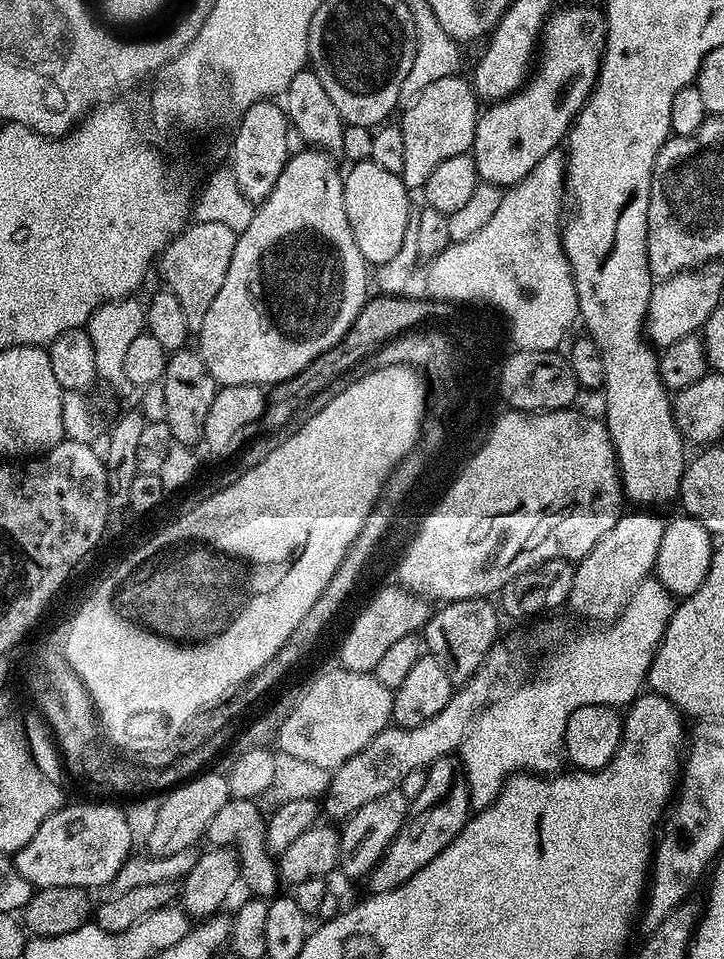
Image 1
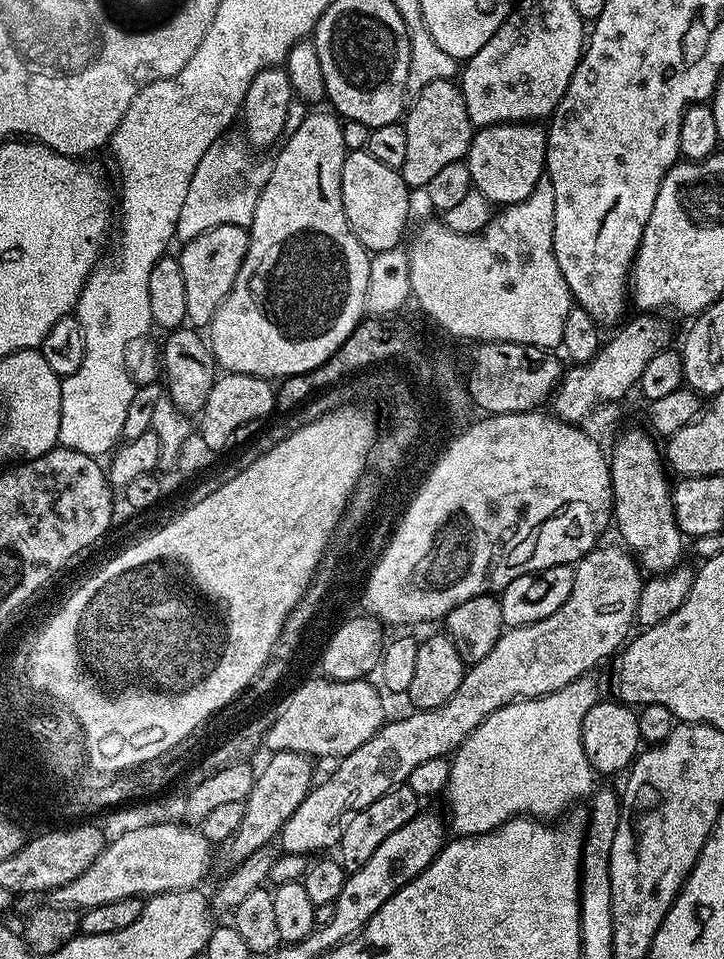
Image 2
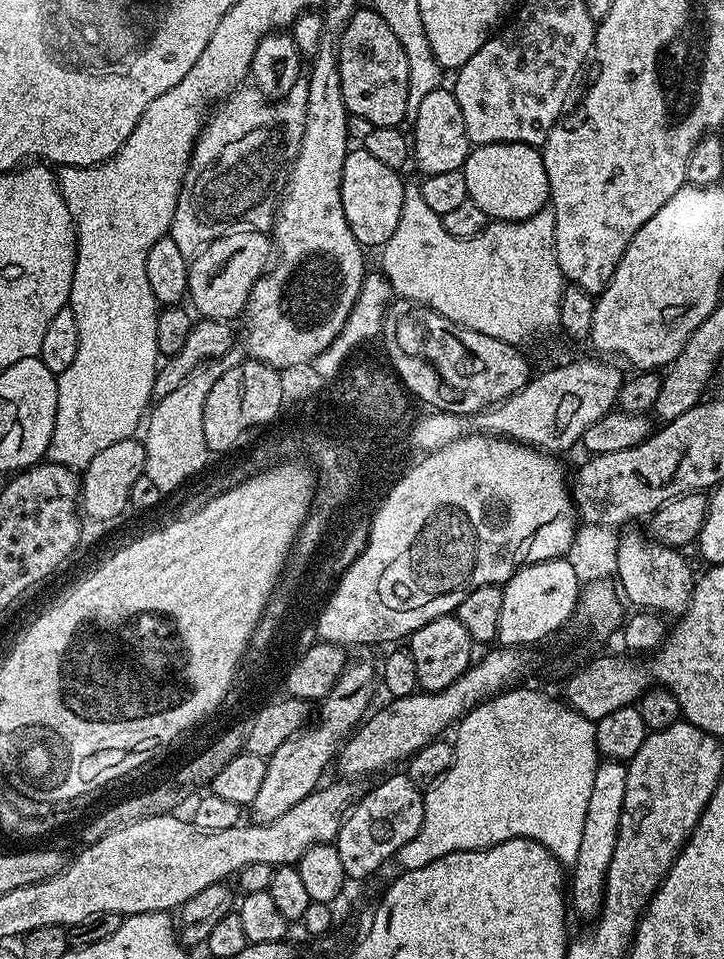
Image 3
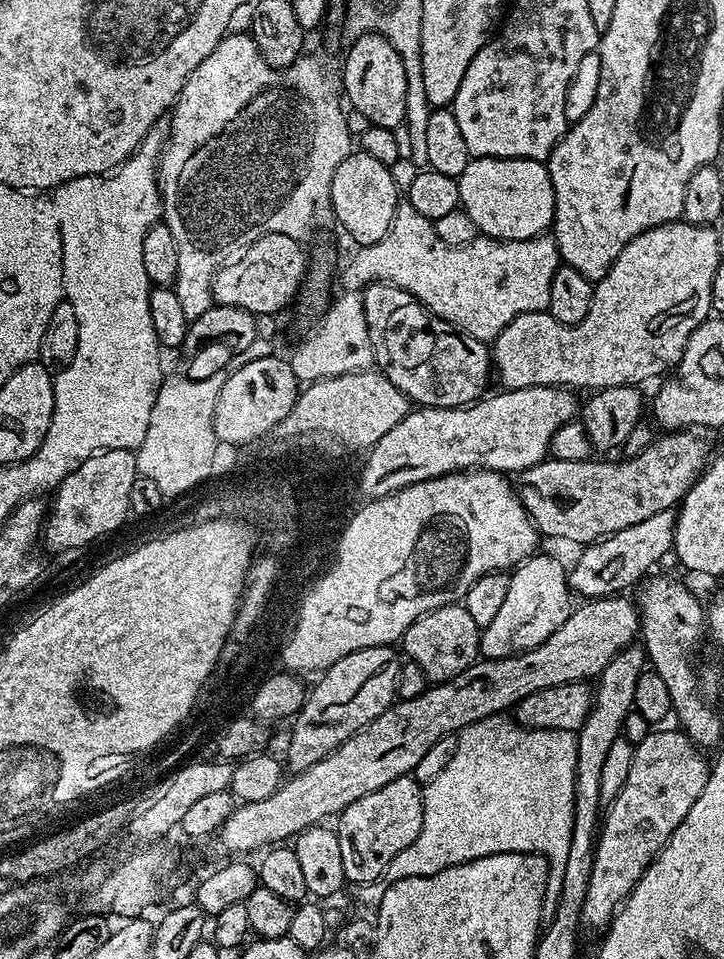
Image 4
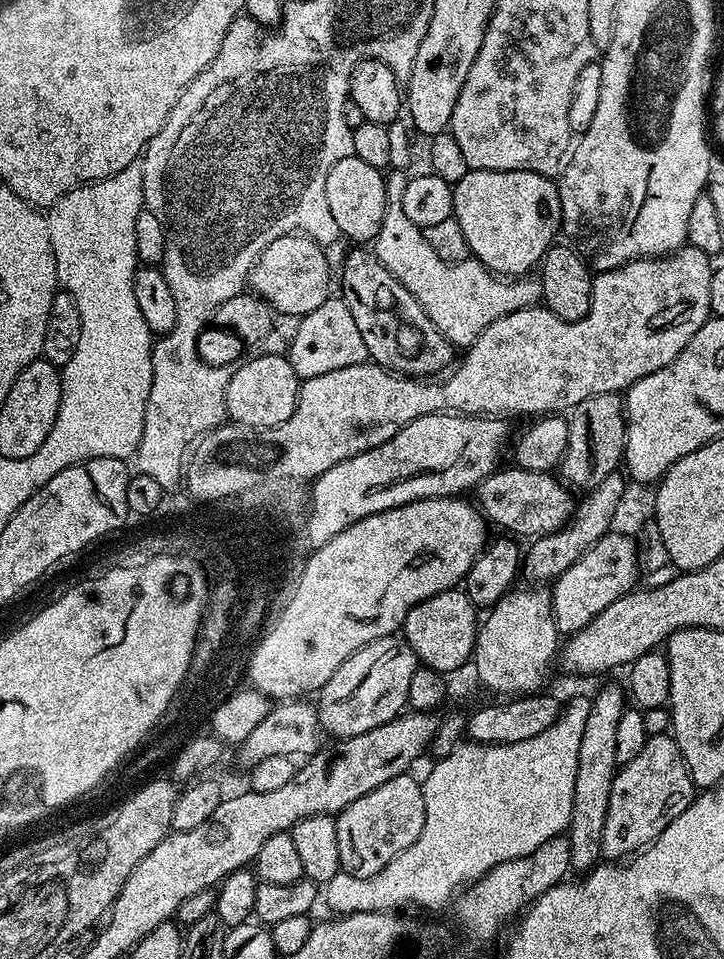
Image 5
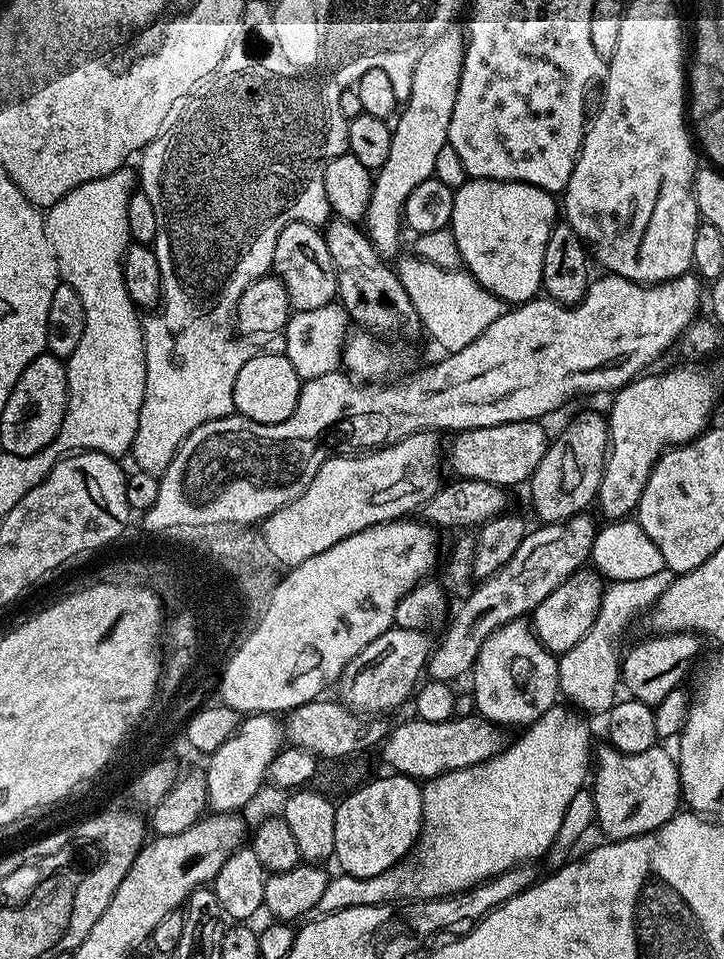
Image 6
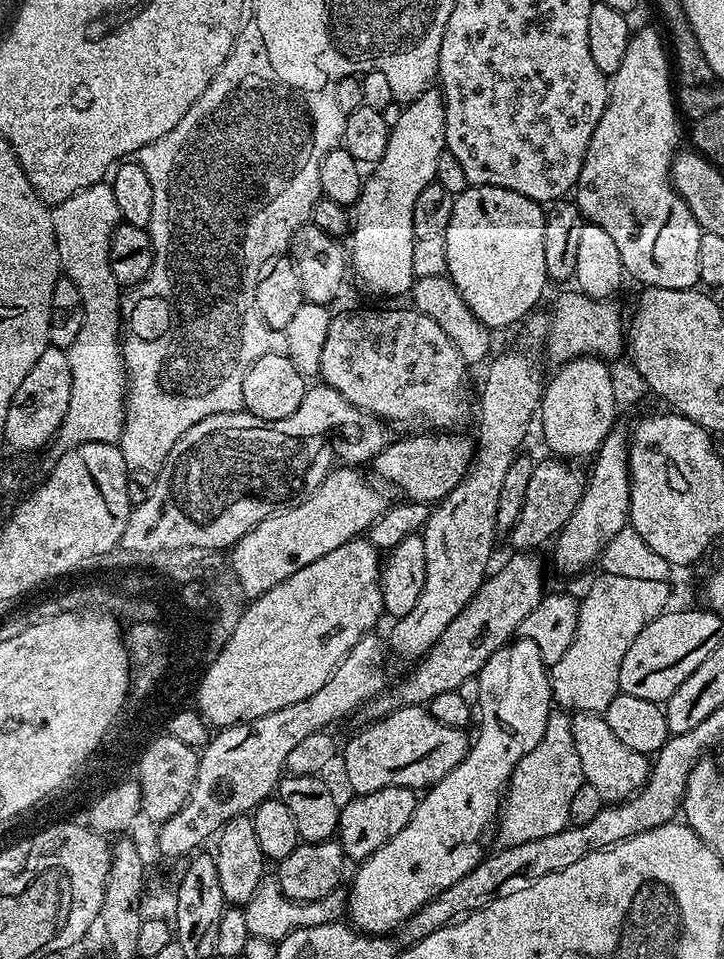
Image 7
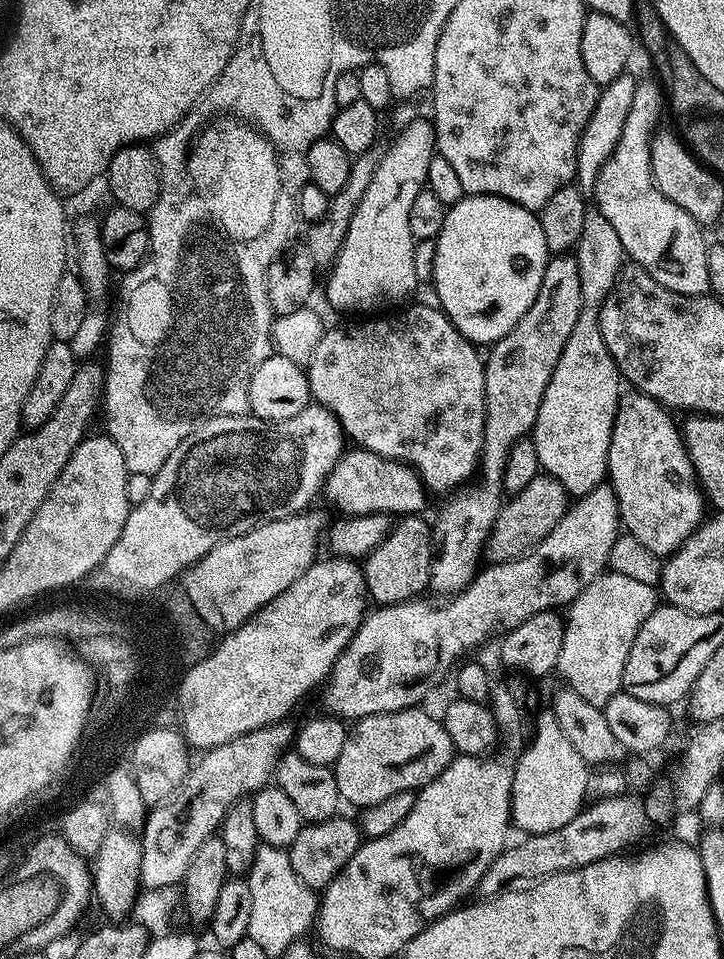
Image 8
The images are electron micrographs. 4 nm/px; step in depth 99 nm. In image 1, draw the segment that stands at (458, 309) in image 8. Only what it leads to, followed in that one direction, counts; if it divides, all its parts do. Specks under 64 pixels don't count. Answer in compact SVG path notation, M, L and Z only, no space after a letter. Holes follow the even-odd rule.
M580 4L573 8L559 8L544 21L542 35L538 40L541 56L536 76L529 75L523 87L505 96L503 100L489 103L476 121L476 137L470 155L476 163L476 174L481 181L499 186L517 184L538 162L542 162L542 158L546 158L546 154L557 151L567 137L572 121L592 93L592 87L596 85L600 59L604 57L605 17L601 9L599 12L596 8L583 8Z

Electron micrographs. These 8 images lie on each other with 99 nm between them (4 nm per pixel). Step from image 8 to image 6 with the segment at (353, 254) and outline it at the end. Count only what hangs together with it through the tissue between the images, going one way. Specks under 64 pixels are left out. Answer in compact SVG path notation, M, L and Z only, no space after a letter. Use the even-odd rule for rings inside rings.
M453 26L443 32L430 44L426 54L418 58L418 66L414 68L414 86L410 86L410 98L399 109L392 130L390 158L386 158L372 182L366 231L372 244L385 258L395 257L401 251L400 228L402 232L404 203L410 190L414 190L418 182L433 179L438 150L448 143L450 114L454 114L454 102L458 99L458 82L462 78L464 61L465 37L458 28Z

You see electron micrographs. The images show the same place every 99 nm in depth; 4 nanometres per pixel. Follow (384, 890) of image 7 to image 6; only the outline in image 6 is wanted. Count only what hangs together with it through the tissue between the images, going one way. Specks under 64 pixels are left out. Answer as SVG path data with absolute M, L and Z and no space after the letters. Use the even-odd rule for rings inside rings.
M524 618L506 622L486 638L470 671L471 678L475 711L491 724L533 724L557 704L560 696L557 657L542 646L531 623Z

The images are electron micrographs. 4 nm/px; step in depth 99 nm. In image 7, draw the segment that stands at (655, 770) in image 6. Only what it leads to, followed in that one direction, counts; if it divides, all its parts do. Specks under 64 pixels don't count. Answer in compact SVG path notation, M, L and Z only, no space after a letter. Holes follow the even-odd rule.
M595 712L571 713L574 750L578 750L578 762L582 762L582 774L585 781L606 802L623 802L635 796L648 782L650 760L645 753L630 750L623 742L618 742L614 730Z

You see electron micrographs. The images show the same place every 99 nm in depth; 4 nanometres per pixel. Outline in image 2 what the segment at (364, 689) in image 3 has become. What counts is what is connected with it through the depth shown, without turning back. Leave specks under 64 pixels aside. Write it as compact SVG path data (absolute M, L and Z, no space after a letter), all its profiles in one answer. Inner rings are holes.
M273 752L267 757L264 769L256 772L256 781L244 801L244 810L240 814L238 830L229 836L218 848L218 860L228 864L229 869L239 866L254 850L269 847L279 837L282 826L298 810L302 798L313 787L312 764L309 757L297 752Z

